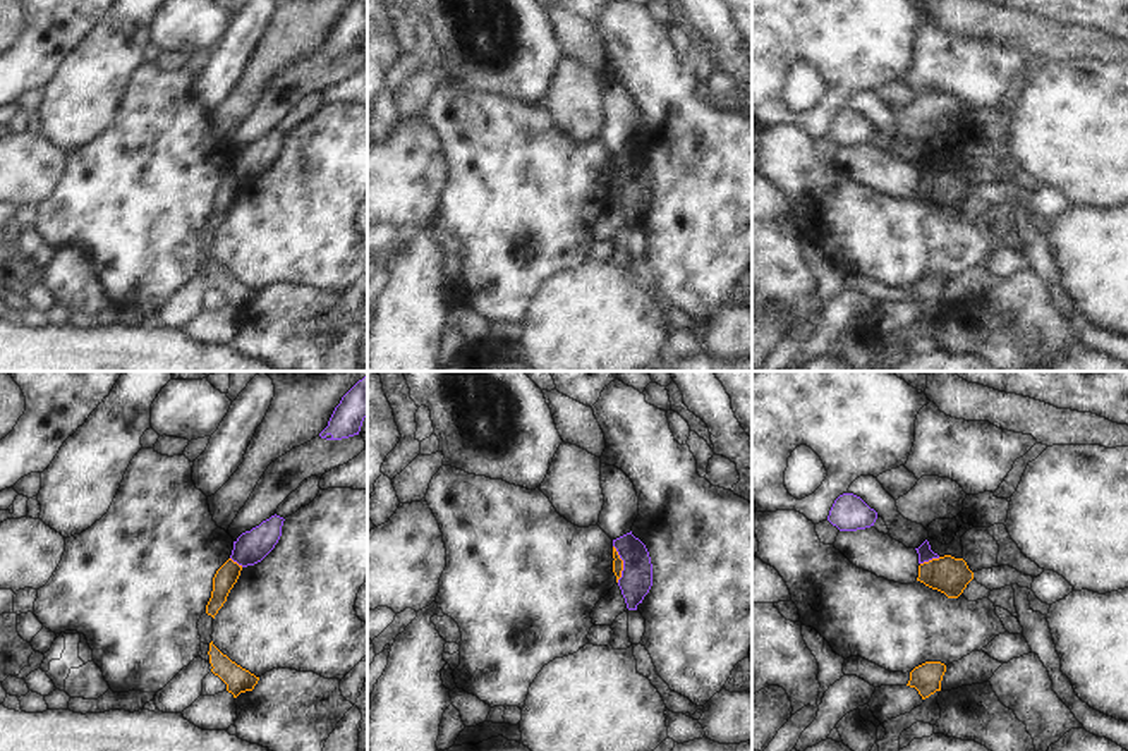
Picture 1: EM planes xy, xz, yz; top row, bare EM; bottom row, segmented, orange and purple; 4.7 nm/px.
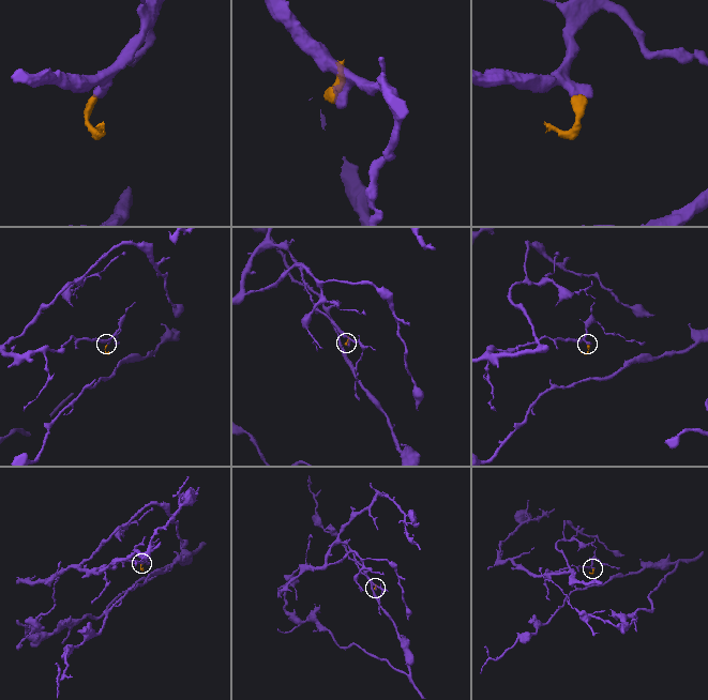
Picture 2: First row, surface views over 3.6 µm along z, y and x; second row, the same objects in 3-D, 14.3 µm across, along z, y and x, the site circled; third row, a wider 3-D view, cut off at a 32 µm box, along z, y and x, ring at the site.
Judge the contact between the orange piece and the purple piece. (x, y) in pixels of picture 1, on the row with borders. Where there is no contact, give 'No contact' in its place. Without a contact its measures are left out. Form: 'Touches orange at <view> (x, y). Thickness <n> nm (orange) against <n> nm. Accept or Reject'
Touches orange at xz (622, 564). Thickness 50 nm (orange) against 150 nm. Reject

